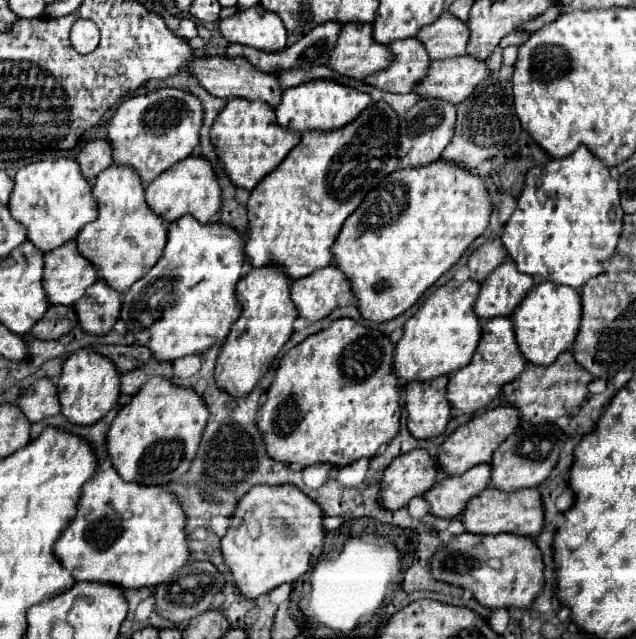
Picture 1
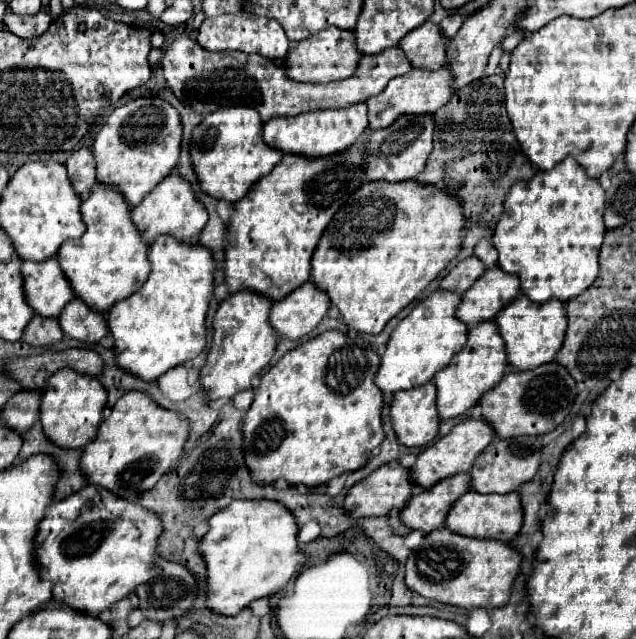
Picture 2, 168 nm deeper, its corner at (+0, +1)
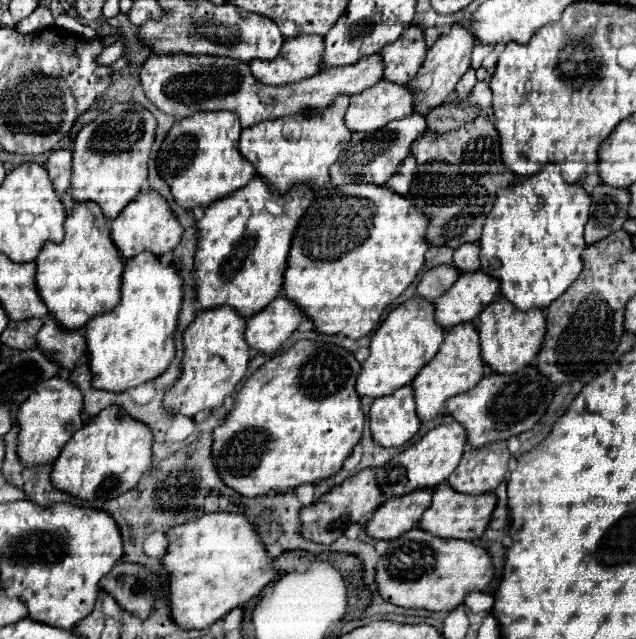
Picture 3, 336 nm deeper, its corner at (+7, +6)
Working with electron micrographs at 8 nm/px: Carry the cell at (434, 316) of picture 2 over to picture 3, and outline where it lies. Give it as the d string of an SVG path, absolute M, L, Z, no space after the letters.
M415 296L401 306L393 308L385 322L377 328L371 340L371 354L361 364L361 374L357 378L357 394L359 396L387 396L397 388L411 384L417 372L437 354L439 346L443 344L445 330L435 324L435 304L423 300L423 296Z

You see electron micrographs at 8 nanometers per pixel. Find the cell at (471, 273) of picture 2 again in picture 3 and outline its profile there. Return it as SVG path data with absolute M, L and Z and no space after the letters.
M441 264L437 268L431 268L423 274L423 280L417 286L417 292L435 302L439 296L443 296L443 292L447 292L447 288L451 288L451 284L459 278L461 270L455 268L453 264Z

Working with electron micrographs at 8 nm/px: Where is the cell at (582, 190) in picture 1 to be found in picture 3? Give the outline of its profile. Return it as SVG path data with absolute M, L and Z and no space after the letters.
M545 164L537 174L519 180L509 188L501 188L485 220L481 234L481 268L483 272L499 278L503 296L519 310L547 308L557 300L583 272L583 250L587 248L583 228L589 220L591 198L579 184L567 184L555 164Z

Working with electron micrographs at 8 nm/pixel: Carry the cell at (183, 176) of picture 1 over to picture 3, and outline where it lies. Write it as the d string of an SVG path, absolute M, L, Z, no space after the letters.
M153 190L141 192L111 222L111 238L113 238L115 246L119 248L121 256L127 258L127 260L133 258L133 256L137 256L143 250L149 250L149 252L161 256L161 254L173 250L179 244L181 236L183 236L183 226L181 226L179 218L169 208L169 202L159 192L153 192Z

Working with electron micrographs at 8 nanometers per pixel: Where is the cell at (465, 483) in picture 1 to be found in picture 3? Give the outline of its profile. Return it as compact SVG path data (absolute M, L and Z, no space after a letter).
M421 488L405 496L387 498L367 524L367 532L379 540L393 540L403 532L419 526L425 508L431 504L433 490Z

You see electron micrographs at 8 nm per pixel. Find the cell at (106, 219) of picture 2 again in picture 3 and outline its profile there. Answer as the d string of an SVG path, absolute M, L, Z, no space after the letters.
M75 204L73 212L65 220L65 240L61 244L47 242L35 262L39 294L49 308L49 314L55 316L55 320L63 328L83 328L83 324L87 324L87 320L91 320L93 316L109 312L111 308L115 308L115 304L119 304L119 280L123 278L125 260L119 256L119 250L111 240L111 228L107 220L103 220L103 212L99 212L99 206Z

